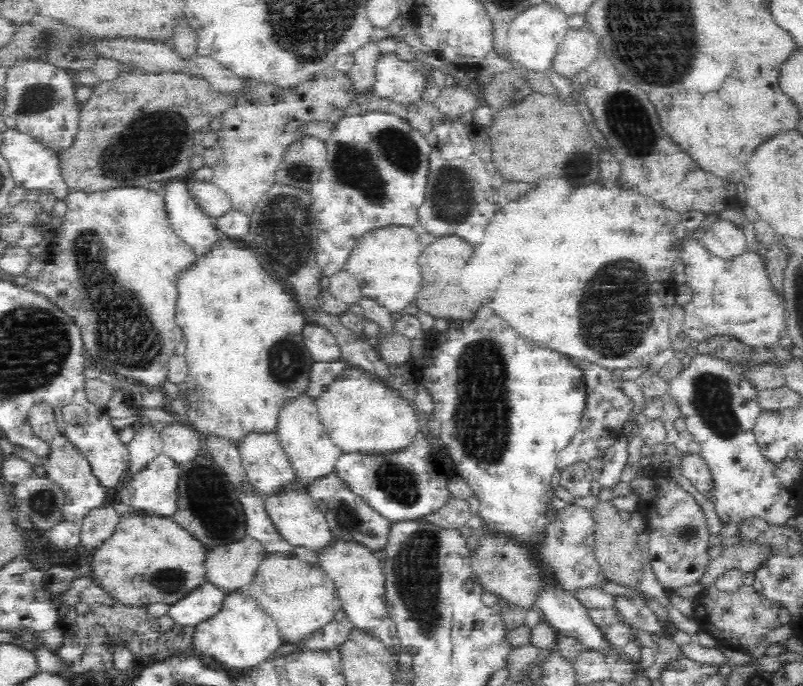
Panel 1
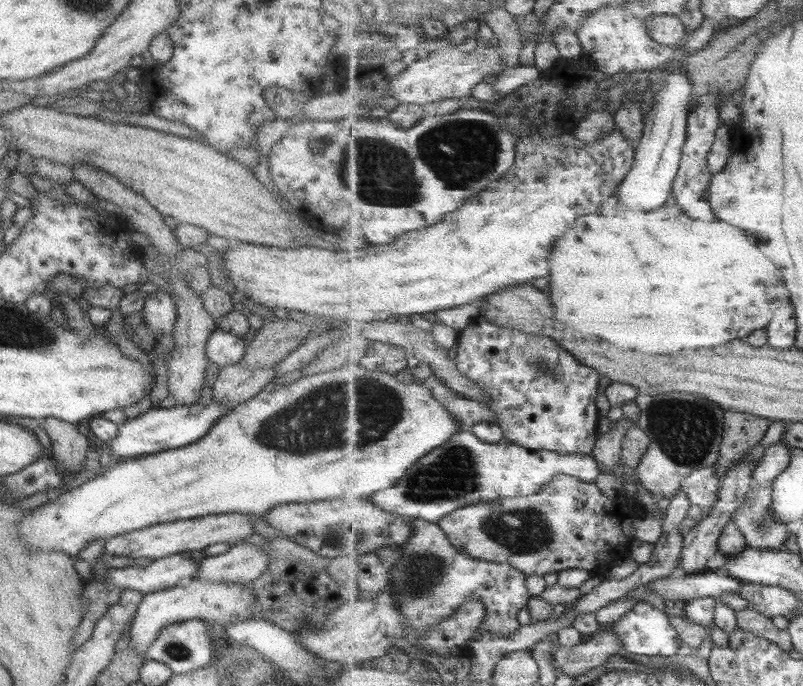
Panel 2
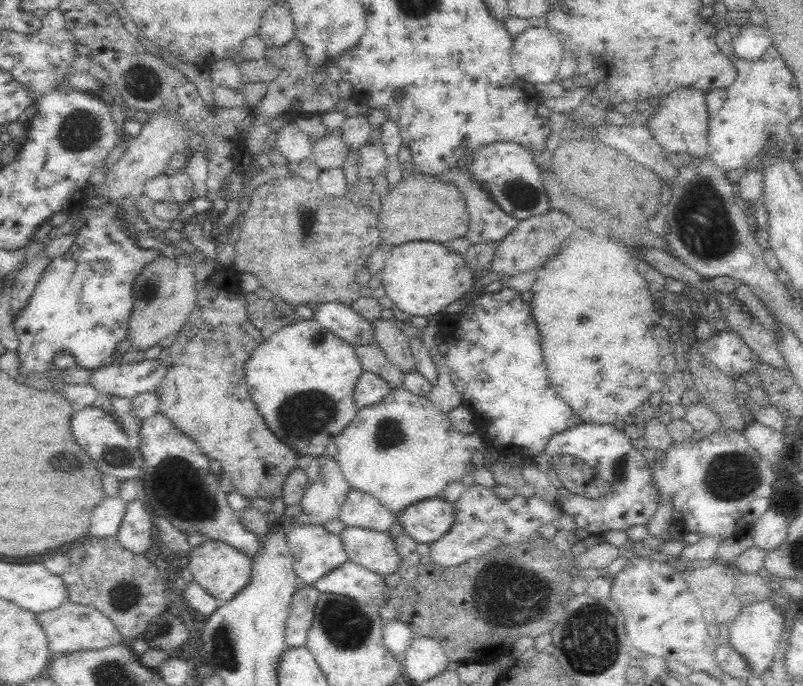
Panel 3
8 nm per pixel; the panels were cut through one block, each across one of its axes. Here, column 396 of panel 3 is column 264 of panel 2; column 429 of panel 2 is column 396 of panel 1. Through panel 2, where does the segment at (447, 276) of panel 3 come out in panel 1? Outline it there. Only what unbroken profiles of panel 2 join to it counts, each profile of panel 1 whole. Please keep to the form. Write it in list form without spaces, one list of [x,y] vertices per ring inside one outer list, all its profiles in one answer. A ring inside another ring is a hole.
[[[392,226],[368,231],[349,254],[344,271],[360,282],[363,297],[384,306],[393,317],[406,312],[420,292],[423,276],[418,259],[424,246],[419,240],[420,230],[405,226]]]

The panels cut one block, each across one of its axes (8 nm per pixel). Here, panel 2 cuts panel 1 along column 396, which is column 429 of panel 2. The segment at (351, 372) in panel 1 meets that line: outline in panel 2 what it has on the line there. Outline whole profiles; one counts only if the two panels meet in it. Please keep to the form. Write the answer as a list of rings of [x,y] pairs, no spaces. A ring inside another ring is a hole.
[[[331,360],[322,365],[313,375],[299,377],[296,381],[286,385],[274,385],[273,382],[266,384],[249,400],[240,402],[230,411],[224,412],[207,429],[207,432],[202,437],[199,437],[199,440],[191,444],[135,458],[127,458],[127,460],[123,461],[111,462],[110,466],[95,476],[93,480],[87,480],[78,488],[73,488],[59,497],[49,498],[49,501],[45,502],[45,504],[33,508],[29,512],[29,516],[25,516],[23,520],[19,521],[17,528],[15,528],[15,535],[17,535],[17,539],[21,543],[29,545],[29,548],[35,546],[37,550],[63,552],[63,554],[68,554],[73,558],[77,555],[77,552],[83,548],[85,549],[91,541],[106,541],[123,532],[140,530],[155,524],[230,513],[263,516],[278,504],[309,503],[326,499],[337,499],[338,497],[351,499],[370,498],[377,492],[398,486],[407,475],[407,472],[412,467],[415,467],[415,464],[420,459],[423,459],[423,456],[427,456],[434,448],[445,444],[452,434],[461,429],[454,416],[432,395],[432,390],[425,388],[421,382],[414,381],[403,384],[399,383],[393,374],[387,374],[380,370],[371,372],[362,366],[340,365],[338,362]]]

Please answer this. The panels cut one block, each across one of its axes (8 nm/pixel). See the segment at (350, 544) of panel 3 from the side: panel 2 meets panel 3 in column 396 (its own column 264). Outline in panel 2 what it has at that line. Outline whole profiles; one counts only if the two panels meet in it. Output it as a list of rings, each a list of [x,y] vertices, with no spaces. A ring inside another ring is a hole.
[[[237,543],[226,552],[214,556],[203,556],[198,562],[193,579],[219,584],[248,585],[267,566],[268,554],[259,547]]]

